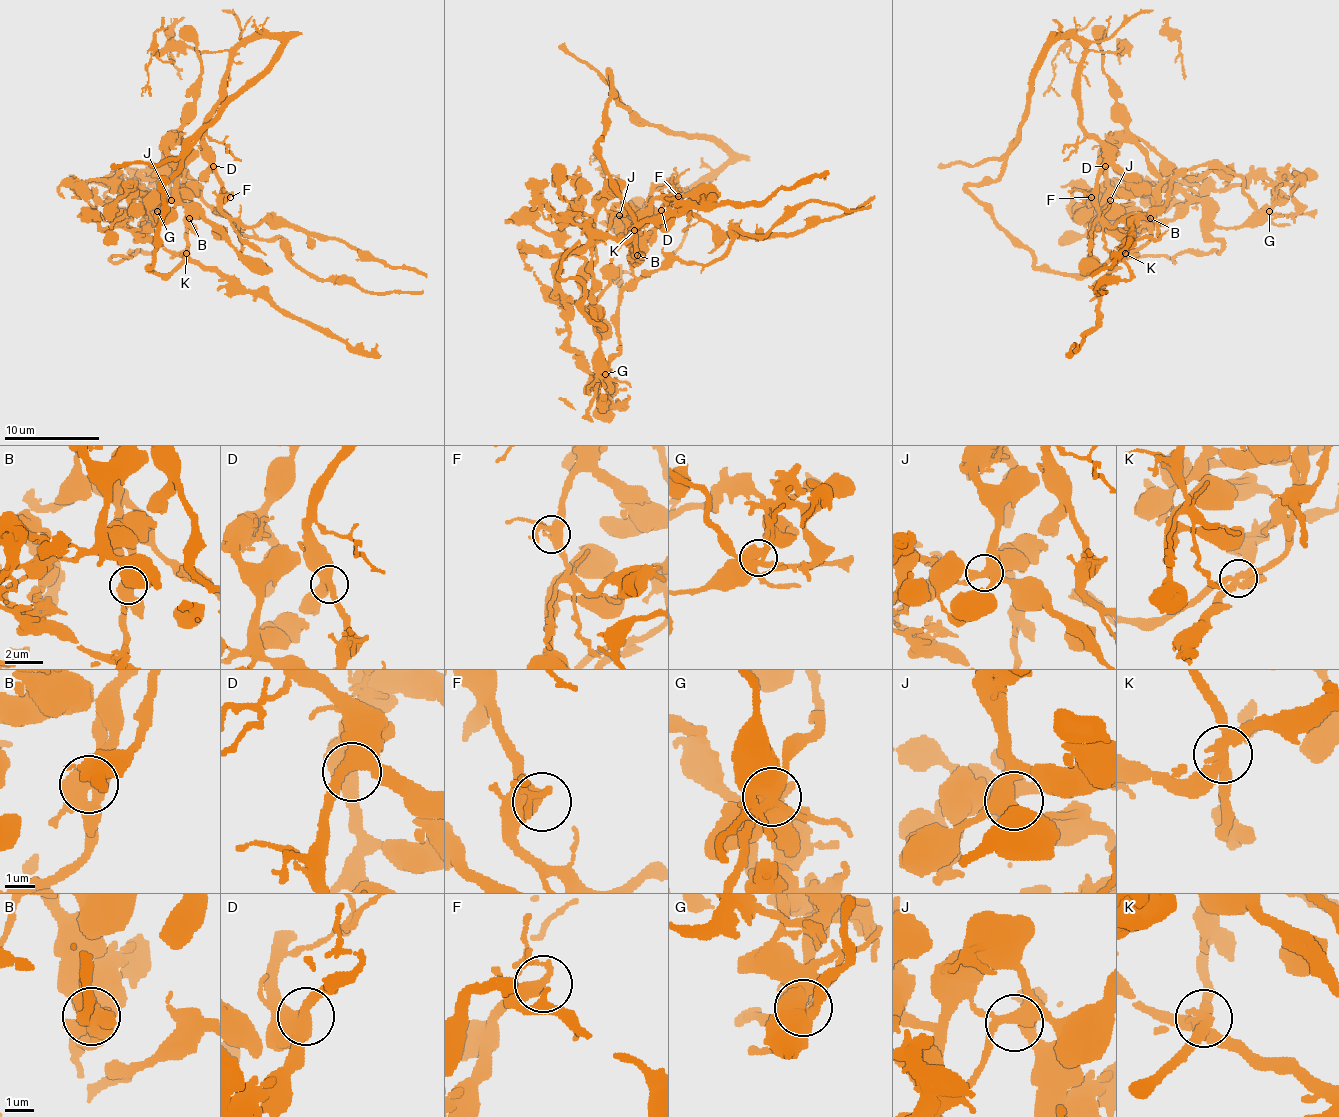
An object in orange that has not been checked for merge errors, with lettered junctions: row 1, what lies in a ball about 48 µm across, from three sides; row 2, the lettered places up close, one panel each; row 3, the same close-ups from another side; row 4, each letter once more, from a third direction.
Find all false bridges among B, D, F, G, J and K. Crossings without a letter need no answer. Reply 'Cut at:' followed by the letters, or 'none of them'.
Cut at: B, G, J, K

